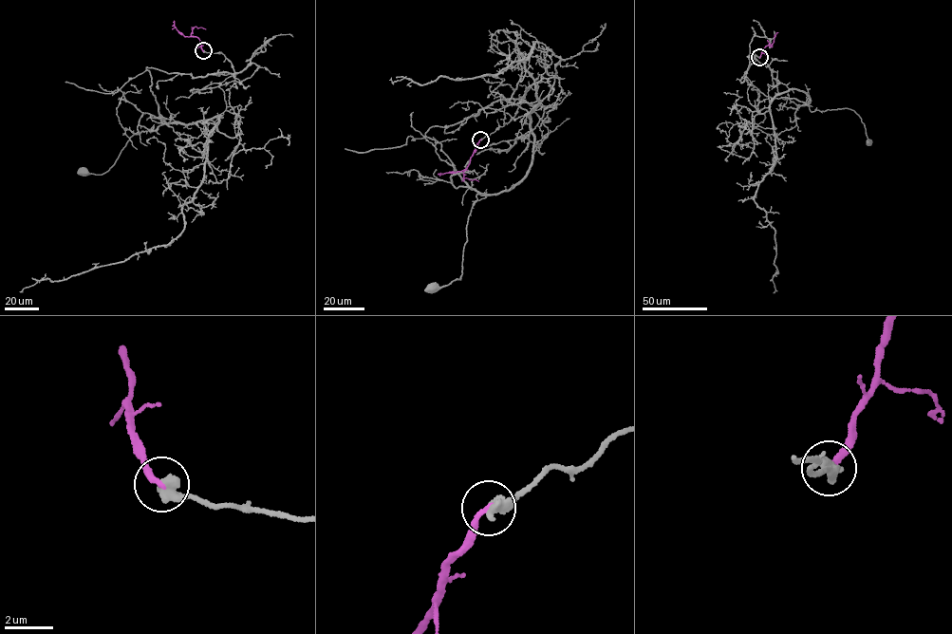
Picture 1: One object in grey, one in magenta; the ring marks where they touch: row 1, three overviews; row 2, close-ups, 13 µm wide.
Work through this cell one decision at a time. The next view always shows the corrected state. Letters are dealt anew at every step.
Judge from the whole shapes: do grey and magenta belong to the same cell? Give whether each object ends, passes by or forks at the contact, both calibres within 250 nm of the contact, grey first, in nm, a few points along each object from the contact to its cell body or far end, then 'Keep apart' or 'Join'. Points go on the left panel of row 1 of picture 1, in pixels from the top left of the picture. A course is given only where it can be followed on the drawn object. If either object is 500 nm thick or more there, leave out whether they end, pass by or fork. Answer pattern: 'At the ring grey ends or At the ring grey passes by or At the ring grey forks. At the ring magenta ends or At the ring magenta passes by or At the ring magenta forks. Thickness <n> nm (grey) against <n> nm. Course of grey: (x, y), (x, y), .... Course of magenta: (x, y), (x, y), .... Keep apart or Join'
Thickness 600 nm (grey) against 240 nm. Course of grey: (203, 50), (224, 55), (234, 72), (195, 78), (147, 66), (165, 122), (133, 135), (102, 174), (84, 173). Course of magenta: (203, 50), (199, 38), (191, 34), (196, 27), (205, 28). Keep apart

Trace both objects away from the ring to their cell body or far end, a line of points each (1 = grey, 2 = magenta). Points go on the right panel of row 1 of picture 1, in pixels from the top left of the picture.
1: (759, 57), (756, 55), (744, 73), (751, 89), (807, 102), (812, 111), (854, 110), (868, 143)
2: (759, 57), (762, 48), (772, 45), (778, 32)

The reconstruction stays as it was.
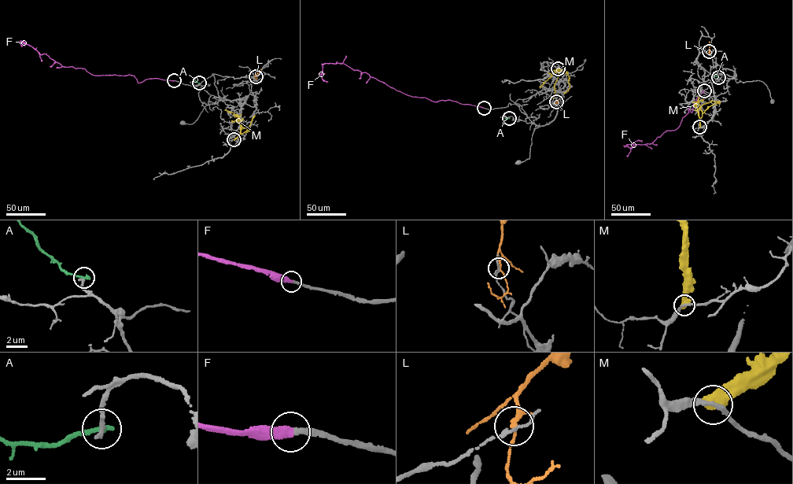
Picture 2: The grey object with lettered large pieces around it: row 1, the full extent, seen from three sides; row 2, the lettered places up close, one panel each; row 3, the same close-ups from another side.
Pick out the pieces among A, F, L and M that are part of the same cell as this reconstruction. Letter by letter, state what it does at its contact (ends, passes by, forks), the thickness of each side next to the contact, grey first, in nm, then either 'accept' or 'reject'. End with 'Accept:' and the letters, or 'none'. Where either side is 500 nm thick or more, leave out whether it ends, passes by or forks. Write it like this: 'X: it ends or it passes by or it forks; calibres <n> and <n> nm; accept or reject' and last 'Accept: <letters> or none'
A: it ends; calibres 240 and 280 nm; reject
F: it ends; calibres 260 and 440 nm; accept
L: it forks; calibres 130 and 150 nm; reject
M: calibres 240 and 650 nm; reject
Accept: F

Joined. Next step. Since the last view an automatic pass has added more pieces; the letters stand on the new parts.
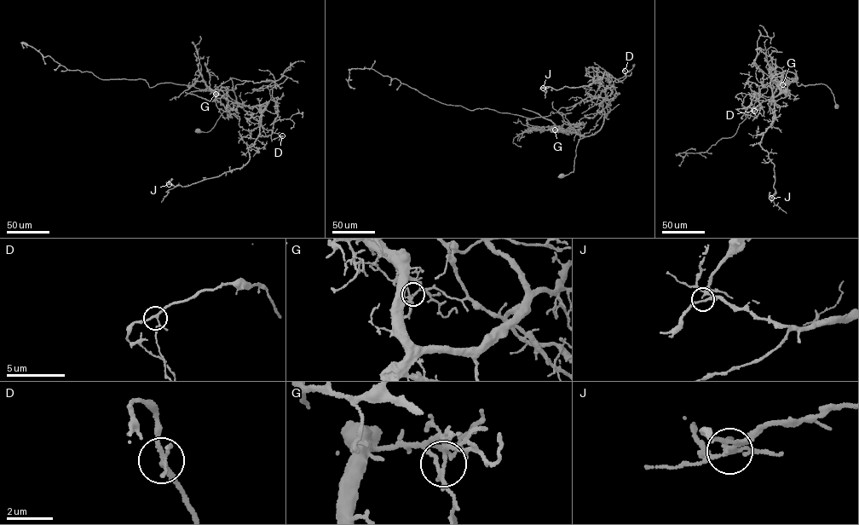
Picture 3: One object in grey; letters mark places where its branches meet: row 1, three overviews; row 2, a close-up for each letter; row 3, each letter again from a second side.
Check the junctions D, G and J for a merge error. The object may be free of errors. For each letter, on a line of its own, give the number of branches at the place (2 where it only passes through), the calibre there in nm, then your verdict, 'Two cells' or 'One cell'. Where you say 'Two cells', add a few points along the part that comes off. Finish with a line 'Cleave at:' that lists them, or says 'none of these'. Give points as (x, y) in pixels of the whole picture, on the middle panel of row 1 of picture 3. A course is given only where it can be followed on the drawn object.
D: Branches: 4. Thickness 180 nm. One cell
G: Branches: 4. Thickness 160 nm. Two cells. Course of the part to remove: (555, 129), (528, 129), (520, 134), (513, 142), (521, 147)
J: Branches: 4. Thickness 150 nm. One cell
Cleave at: G

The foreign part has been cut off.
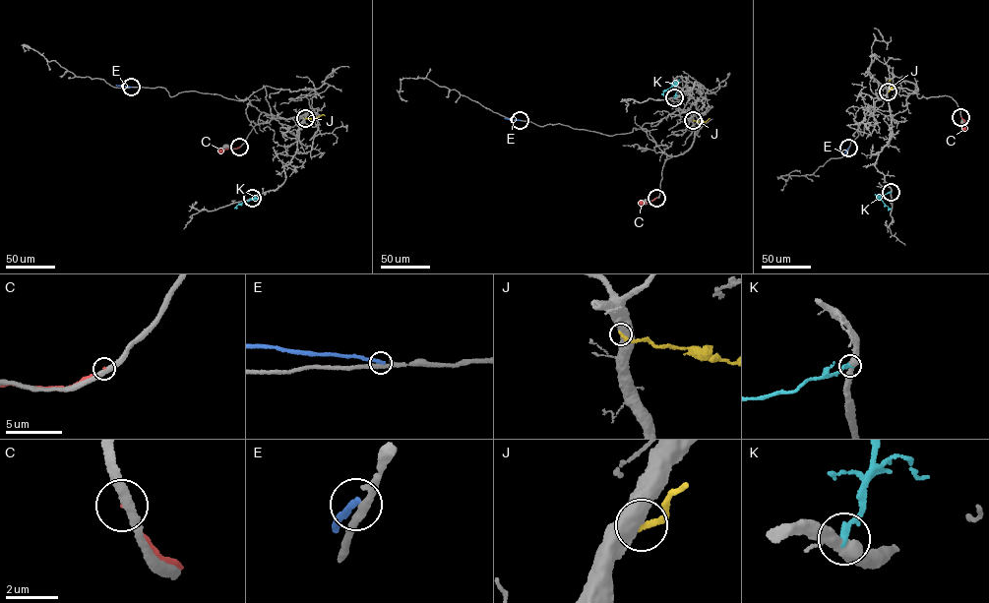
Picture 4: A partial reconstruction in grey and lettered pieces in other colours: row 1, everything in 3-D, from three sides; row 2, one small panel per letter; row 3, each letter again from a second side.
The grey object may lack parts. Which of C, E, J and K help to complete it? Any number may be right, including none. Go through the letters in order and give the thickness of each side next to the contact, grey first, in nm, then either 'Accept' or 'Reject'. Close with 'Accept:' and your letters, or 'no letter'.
C: Thickness 360 nm (grey) against 70 nm. Reject
E: Thickness 260 nm (grey) against 260 nm. Reject
J: Thickness 750 nm (grey) against 240 nm. Reject
K: Thickness 360 nm (grey) against 280 nm. Reject
Accept: no letter

